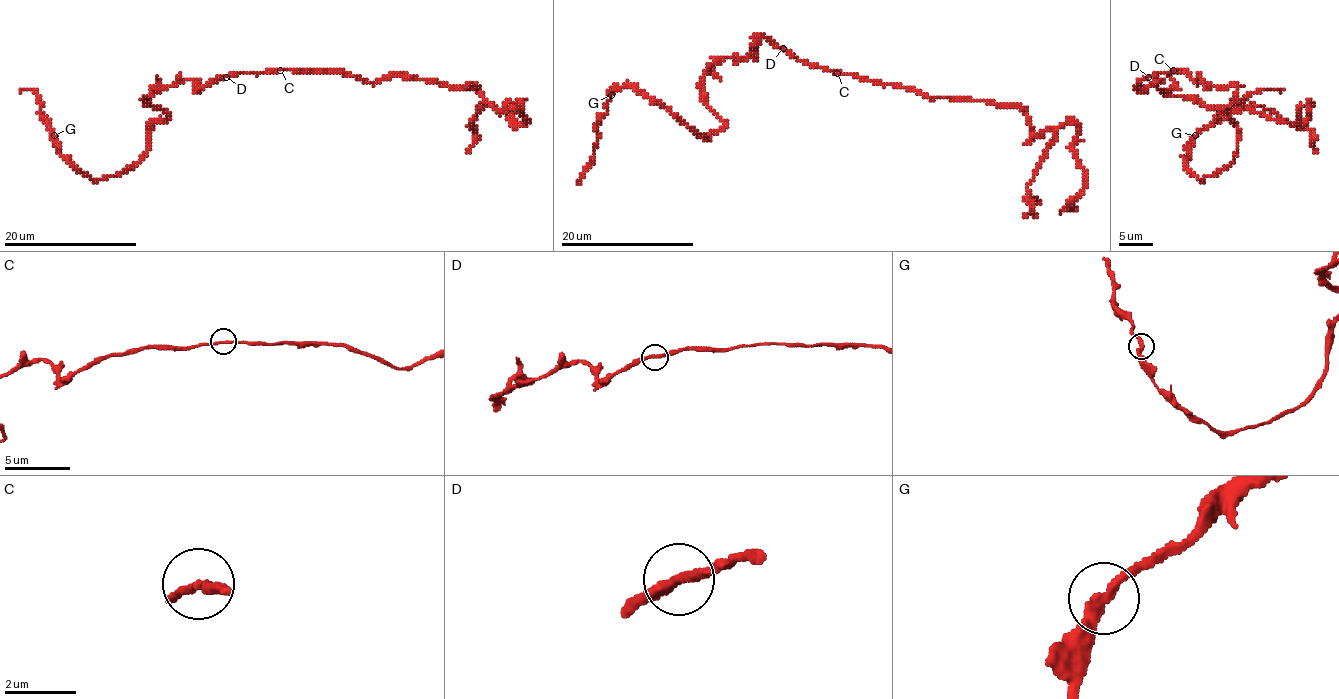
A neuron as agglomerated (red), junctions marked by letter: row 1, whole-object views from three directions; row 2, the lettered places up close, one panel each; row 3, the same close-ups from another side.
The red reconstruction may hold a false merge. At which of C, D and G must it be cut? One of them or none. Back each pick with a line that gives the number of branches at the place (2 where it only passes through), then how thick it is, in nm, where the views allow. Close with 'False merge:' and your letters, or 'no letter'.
False merge: no letter

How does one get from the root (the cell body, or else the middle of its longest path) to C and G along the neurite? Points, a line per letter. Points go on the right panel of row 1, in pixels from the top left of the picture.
C: (1150, 77), (1173, 70)
G: (1150, 77), (1136, 85), (1160, 80), (1230, 120), (1236, 157), (1198, 178), (1186, 165), (1195, 135)

